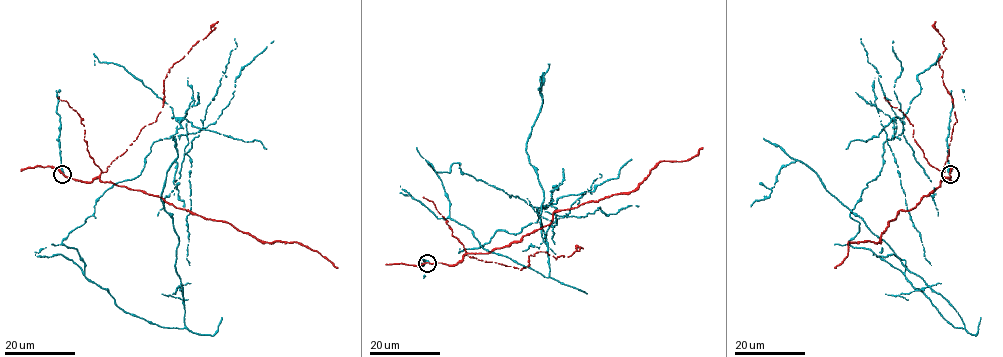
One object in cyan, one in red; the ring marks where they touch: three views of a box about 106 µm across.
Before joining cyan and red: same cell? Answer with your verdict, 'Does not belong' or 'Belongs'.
Does not belong

